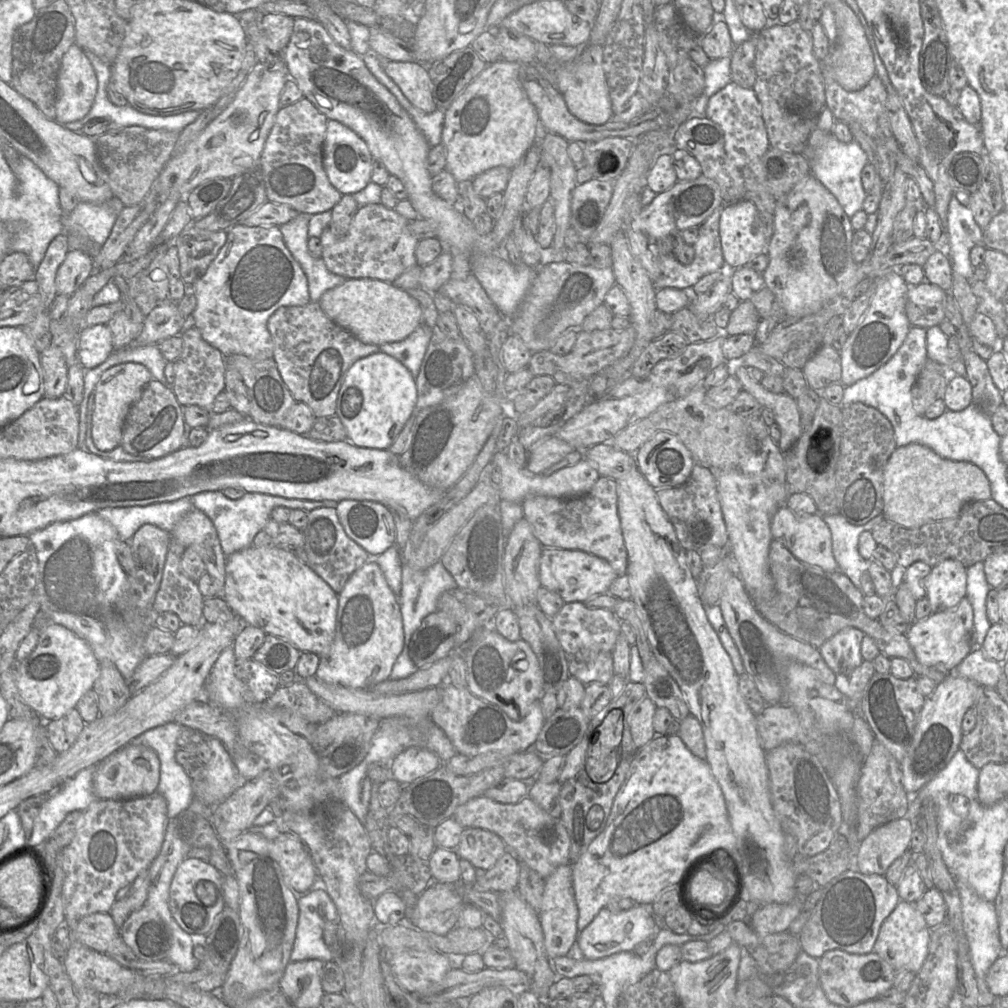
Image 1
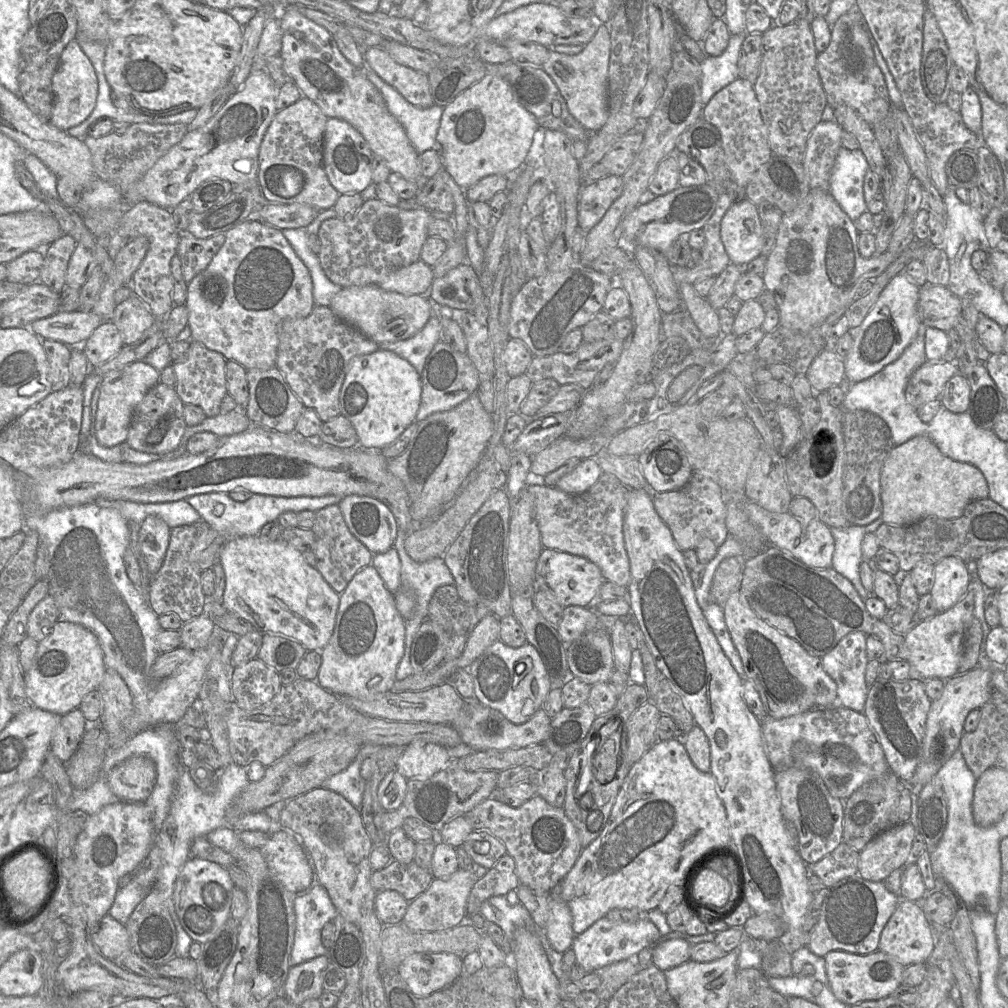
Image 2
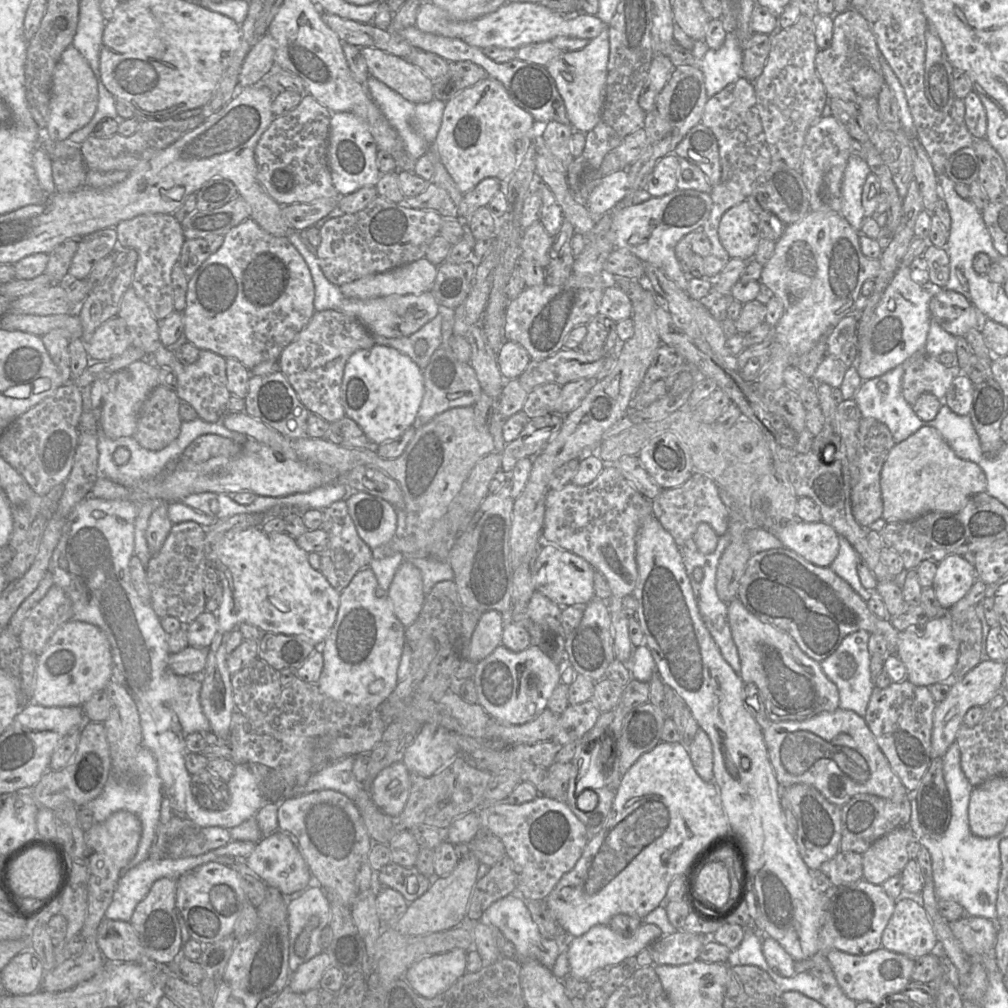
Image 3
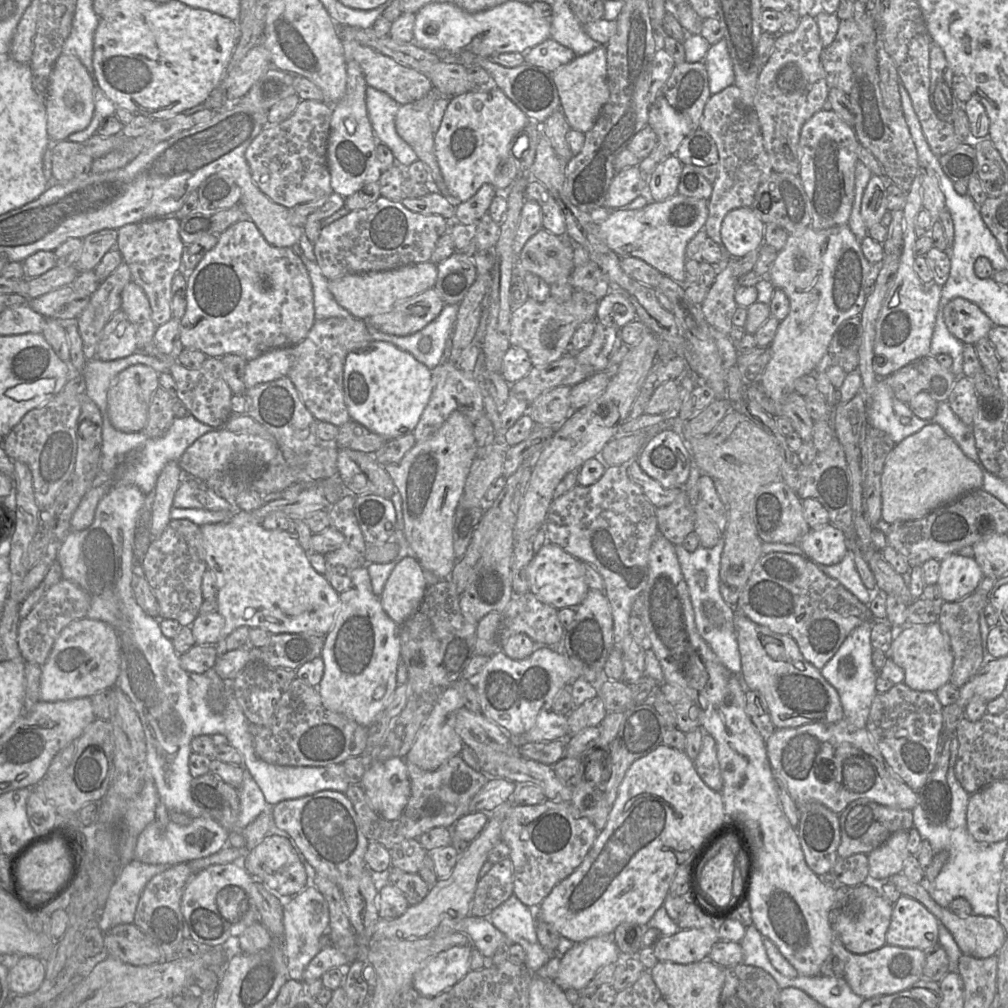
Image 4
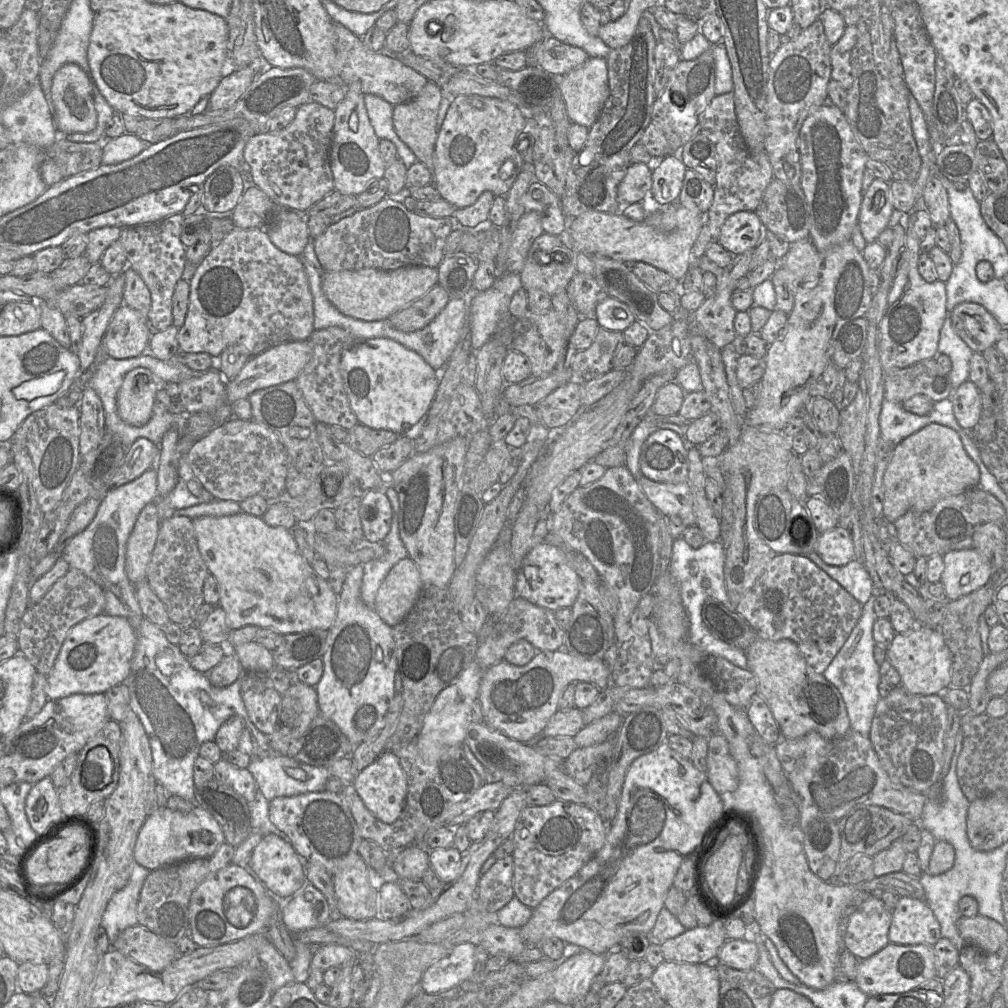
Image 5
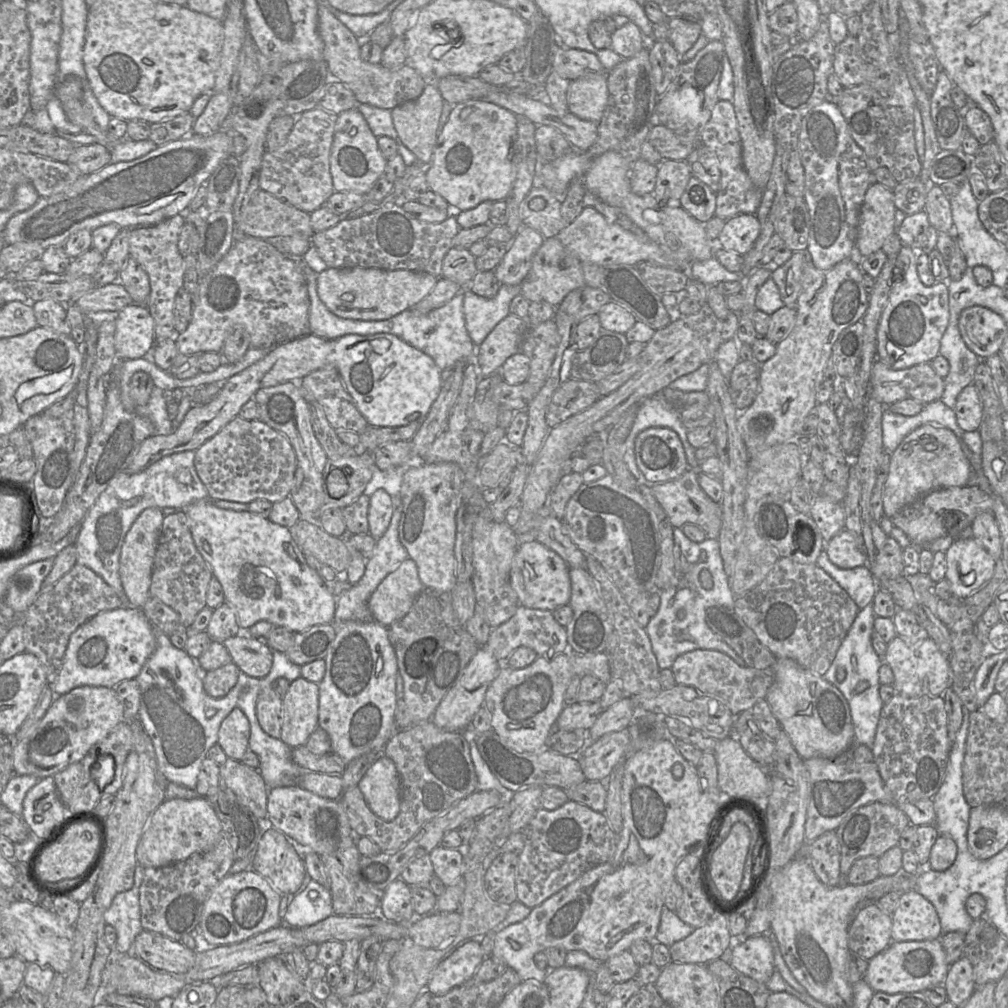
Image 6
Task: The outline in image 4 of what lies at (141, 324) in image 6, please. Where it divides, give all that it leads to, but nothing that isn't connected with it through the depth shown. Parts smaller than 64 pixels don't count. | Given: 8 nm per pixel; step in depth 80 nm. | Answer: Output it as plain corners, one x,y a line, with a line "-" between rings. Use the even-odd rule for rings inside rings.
123,310
116,312
102,330
96,358
113,361
126,358
138,351
136,330

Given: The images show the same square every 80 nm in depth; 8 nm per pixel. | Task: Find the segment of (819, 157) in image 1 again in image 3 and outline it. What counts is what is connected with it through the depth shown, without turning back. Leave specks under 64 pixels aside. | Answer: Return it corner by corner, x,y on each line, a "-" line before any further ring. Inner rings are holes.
851,155
848,159
841,186
840,214
858,232
866,217
862,206
862,192
871,170
865,159

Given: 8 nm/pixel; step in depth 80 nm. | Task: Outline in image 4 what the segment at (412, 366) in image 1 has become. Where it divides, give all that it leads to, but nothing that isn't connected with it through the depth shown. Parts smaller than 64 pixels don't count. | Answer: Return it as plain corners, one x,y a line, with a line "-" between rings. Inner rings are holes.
447,304
439,316
423,329
406,336
390,336
377,333
376,341
386,341
411,353
419,362
433,370
443,361
446,343
454,332
459,304

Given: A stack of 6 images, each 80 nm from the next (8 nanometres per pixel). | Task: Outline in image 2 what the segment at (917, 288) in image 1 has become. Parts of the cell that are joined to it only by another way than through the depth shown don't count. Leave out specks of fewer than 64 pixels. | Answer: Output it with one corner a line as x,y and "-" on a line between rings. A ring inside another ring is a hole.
926,283
919,289
918,312
923,327
947,332
962,314
961,299
946,286

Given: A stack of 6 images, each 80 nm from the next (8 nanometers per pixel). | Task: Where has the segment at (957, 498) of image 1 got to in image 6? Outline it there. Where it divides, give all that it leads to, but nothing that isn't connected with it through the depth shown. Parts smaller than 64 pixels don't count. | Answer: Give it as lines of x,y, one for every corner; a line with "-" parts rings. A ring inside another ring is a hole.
937,424
918,427
891,454
884,485
884,516
892,518
904,507
933,490
967,486
971,472
971,464
962,451
961,443
950,429

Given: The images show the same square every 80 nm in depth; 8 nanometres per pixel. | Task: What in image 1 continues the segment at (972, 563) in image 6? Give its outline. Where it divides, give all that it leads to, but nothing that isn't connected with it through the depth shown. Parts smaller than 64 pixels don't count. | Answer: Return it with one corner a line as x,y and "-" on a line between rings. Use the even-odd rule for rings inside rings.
945,559
932,567
926,580
932,613
955,608
966,597
967,568
958,560

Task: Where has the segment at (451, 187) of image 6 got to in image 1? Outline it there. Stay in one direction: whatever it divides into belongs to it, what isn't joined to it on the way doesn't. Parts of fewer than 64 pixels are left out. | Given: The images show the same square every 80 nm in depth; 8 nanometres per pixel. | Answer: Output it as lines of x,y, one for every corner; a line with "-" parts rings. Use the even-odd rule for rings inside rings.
504,59
487,64
485,69
445,110
441,135
446,151
445,169
453,175
457,183
473,180
477,175
497,166
512,169
520,162
530,147
538,140
542,141
544,129
540,126
535,106
527,97
520,82
520,68
520,63

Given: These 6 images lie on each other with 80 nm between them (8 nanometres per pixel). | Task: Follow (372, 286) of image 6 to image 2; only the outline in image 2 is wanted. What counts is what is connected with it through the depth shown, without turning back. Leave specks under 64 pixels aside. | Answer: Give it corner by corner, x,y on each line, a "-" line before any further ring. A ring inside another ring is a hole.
418,260
380,280
380,288
404,295
427,295
435,277
431,266

